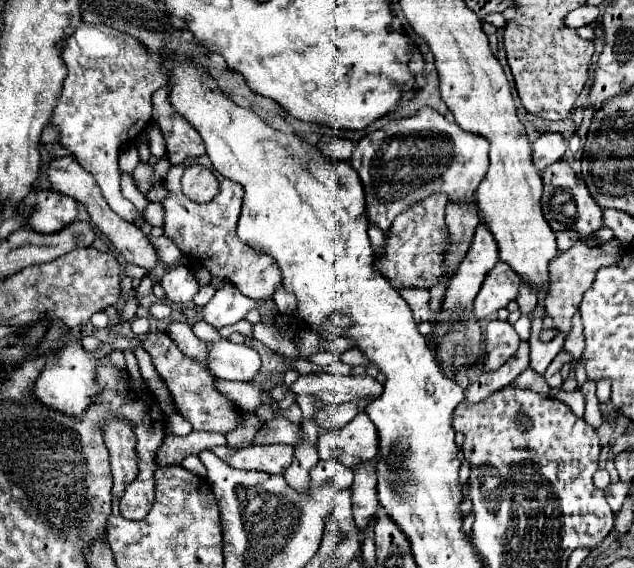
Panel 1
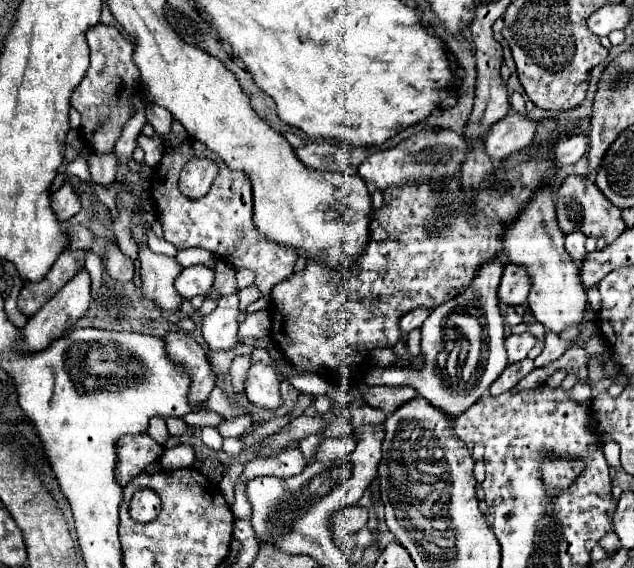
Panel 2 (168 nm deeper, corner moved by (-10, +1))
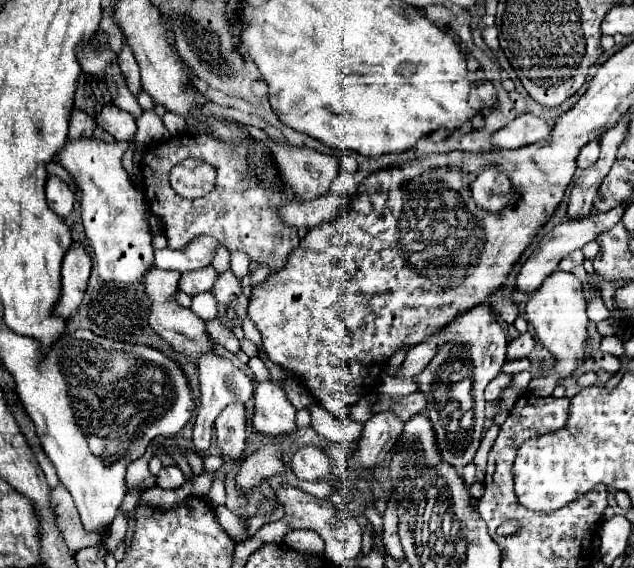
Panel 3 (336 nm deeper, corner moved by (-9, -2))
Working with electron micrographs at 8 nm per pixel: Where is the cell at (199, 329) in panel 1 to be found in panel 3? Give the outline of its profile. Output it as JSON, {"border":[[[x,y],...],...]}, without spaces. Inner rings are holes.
{"border":[[[229,405],[217,419],[217,445],[221,457],[239,459],[245,449],[245,405]]]}

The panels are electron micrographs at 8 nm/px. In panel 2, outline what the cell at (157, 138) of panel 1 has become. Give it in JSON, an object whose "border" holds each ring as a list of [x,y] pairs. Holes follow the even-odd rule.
{"border":[[[150,104],[148,106],[148,122],[154,126],[156,130],[156,136],[158,138],[166,138],[170,134],[170,128],[172,128],[172,114],[168,110],[164,110],[162,106],[156,106],[156,104]]]}

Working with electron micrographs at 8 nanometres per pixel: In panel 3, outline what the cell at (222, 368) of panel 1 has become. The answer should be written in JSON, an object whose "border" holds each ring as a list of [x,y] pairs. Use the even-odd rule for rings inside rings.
{"border":[[[257,381],[253,395],[255,415],[253,429],[265,437],[285,437],[297,431],[297,409],[287,401],[285,391],[275,381]]]}

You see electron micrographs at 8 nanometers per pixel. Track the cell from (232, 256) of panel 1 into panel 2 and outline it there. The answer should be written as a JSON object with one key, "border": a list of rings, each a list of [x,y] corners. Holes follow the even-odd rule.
{"border":[[[188,138],[184,144],[174,148],[172,152],[166,152],[162,162],[156,166],[156,174],[150,180],[152,186],[152,200],[156,206],[156,216],[162,222],[164,238],[172,242],[178,250],[184,248],[204,248],[216,254],[218,258],[224,258],[234,268],[248,268],[254,276],[254,286],[260,290],[264,298],[272,294],[272,288],[278,282],[284,282],[294,274],[296,254],[292,250],[284,250],[282,246],[276,246],[276,242],[264,240],[264,236],[252,226],[252,186],[246,174],[228,170],[224,162],[212,150],[208,150],[202,142],[196,142],[194,138]],[[190,158],[208,158],[218,164],[218,176],[212,184],[212,190],[200,198],[190,200],[178,190],[178,176],[184,168],[184,162]]]}

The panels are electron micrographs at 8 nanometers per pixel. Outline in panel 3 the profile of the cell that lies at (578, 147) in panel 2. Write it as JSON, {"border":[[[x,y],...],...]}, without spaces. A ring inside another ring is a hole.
{"border":[[[591,141],[591,143],[587,143],[587,145],[581,149],[579,159],[577,159],[577,167],[587,169],[587,167],[591,167],[597,159],[599,159],[599,141]]]}

